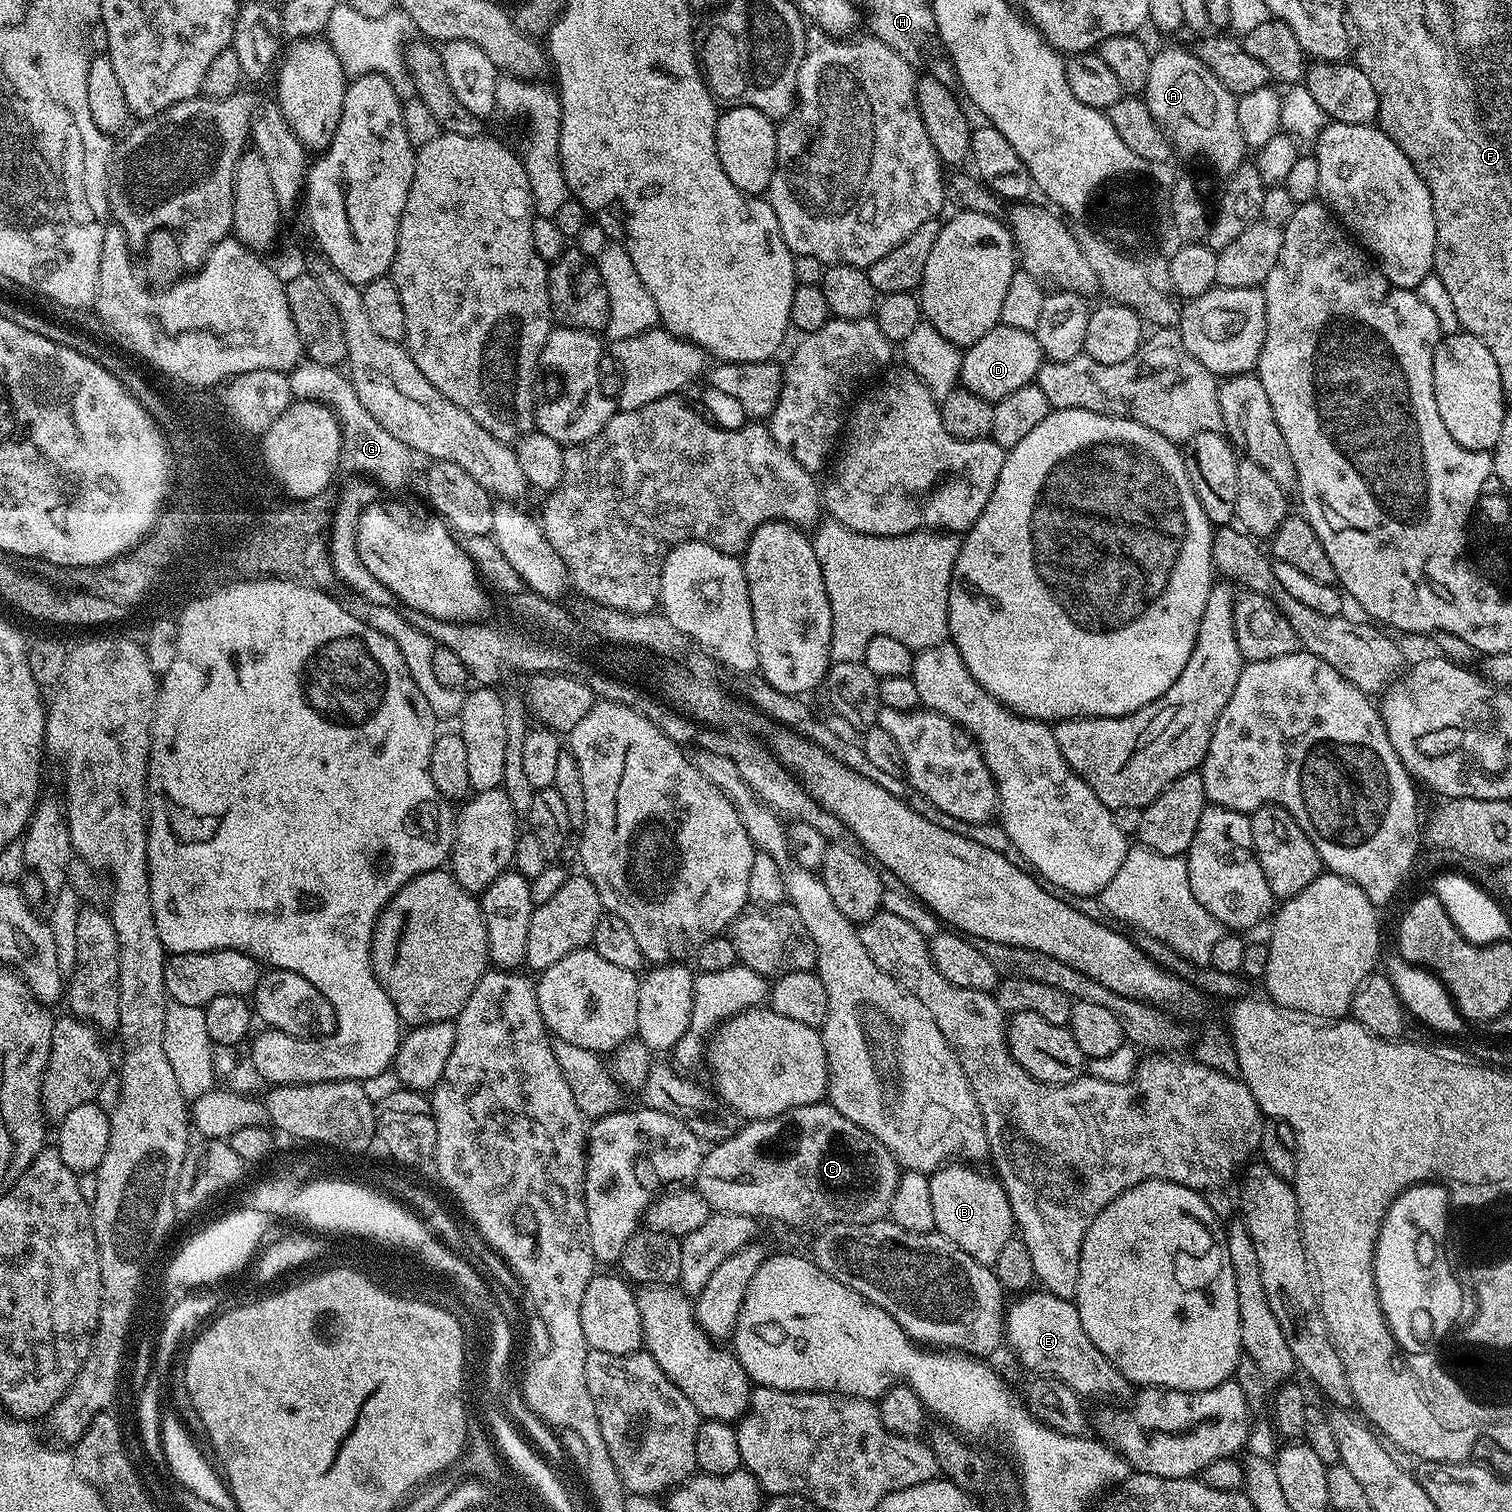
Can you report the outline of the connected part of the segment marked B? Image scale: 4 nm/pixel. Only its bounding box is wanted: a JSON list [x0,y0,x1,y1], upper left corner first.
[928,1162,1014,1266]

